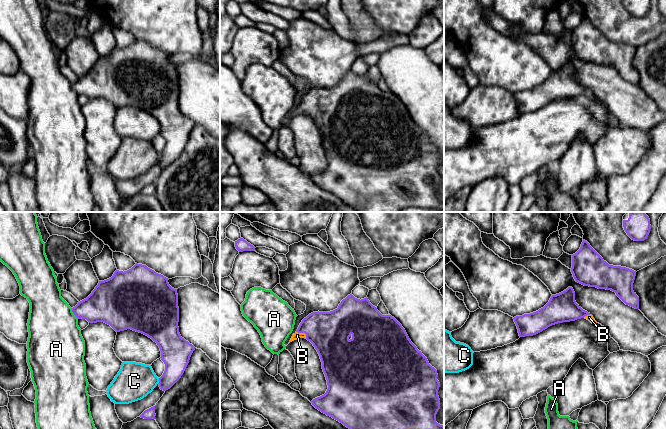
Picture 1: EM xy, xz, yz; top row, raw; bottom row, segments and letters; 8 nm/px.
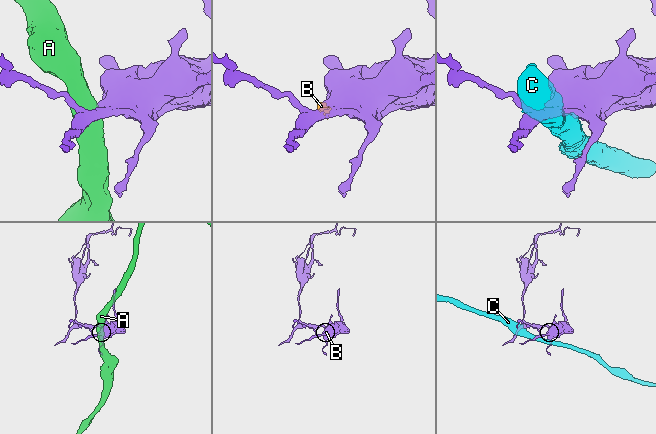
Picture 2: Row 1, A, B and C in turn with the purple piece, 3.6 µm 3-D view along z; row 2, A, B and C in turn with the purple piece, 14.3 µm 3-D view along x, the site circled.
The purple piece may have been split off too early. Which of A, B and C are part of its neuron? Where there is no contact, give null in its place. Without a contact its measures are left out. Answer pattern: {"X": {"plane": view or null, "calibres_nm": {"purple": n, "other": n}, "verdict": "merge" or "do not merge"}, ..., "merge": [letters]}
{"A": {"plane": "xy", "calibres_nm": {"purple": 280, "other": 420}, "verdict": "do not merge"}, "B": {"plane": "xz", "calibres_nm": {"purple": 320, "other": 50}, "verdict": "merge"}, "C": {"plane": "xy", "calibres_nm": {"purple": 220, "other": 300}, "verdict": "do not merge"}, "merge": ["B"]}

